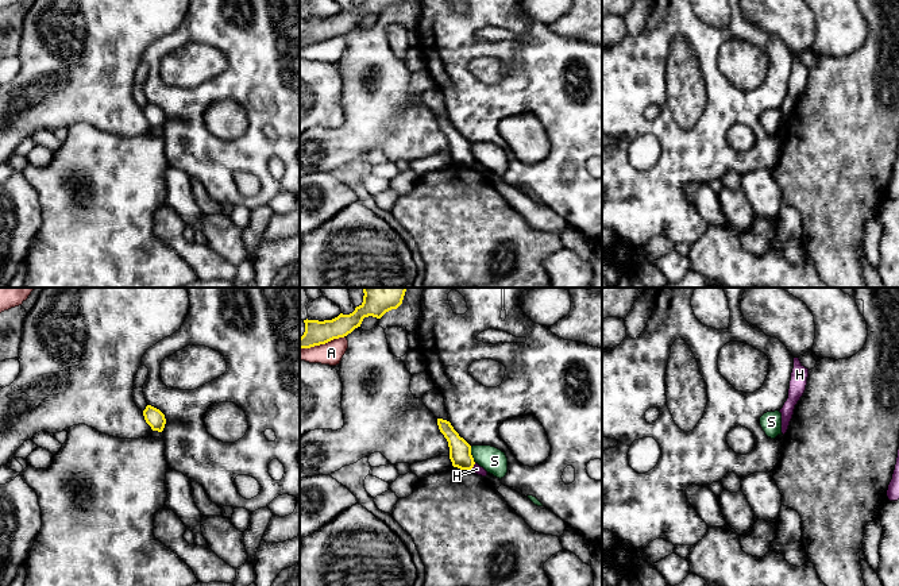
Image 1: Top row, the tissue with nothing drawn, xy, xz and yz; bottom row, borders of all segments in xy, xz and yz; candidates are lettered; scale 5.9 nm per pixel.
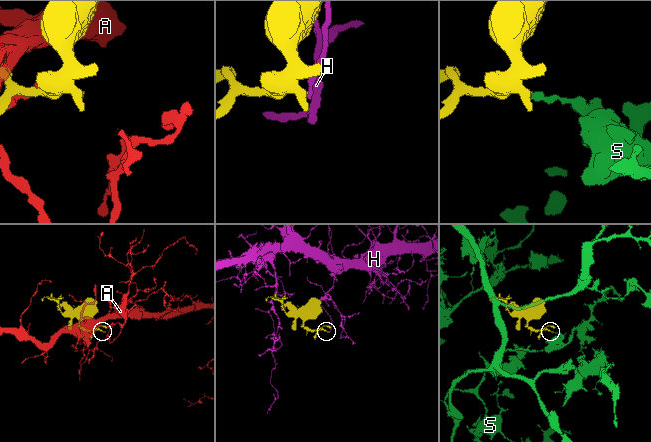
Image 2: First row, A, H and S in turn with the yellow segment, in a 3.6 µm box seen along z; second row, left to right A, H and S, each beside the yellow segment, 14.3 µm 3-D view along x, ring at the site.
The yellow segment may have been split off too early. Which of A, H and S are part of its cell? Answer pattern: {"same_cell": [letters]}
{"same_cell": []}

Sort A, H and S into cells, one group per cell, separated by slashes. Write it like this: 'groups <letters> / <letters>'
groups A / H / S

